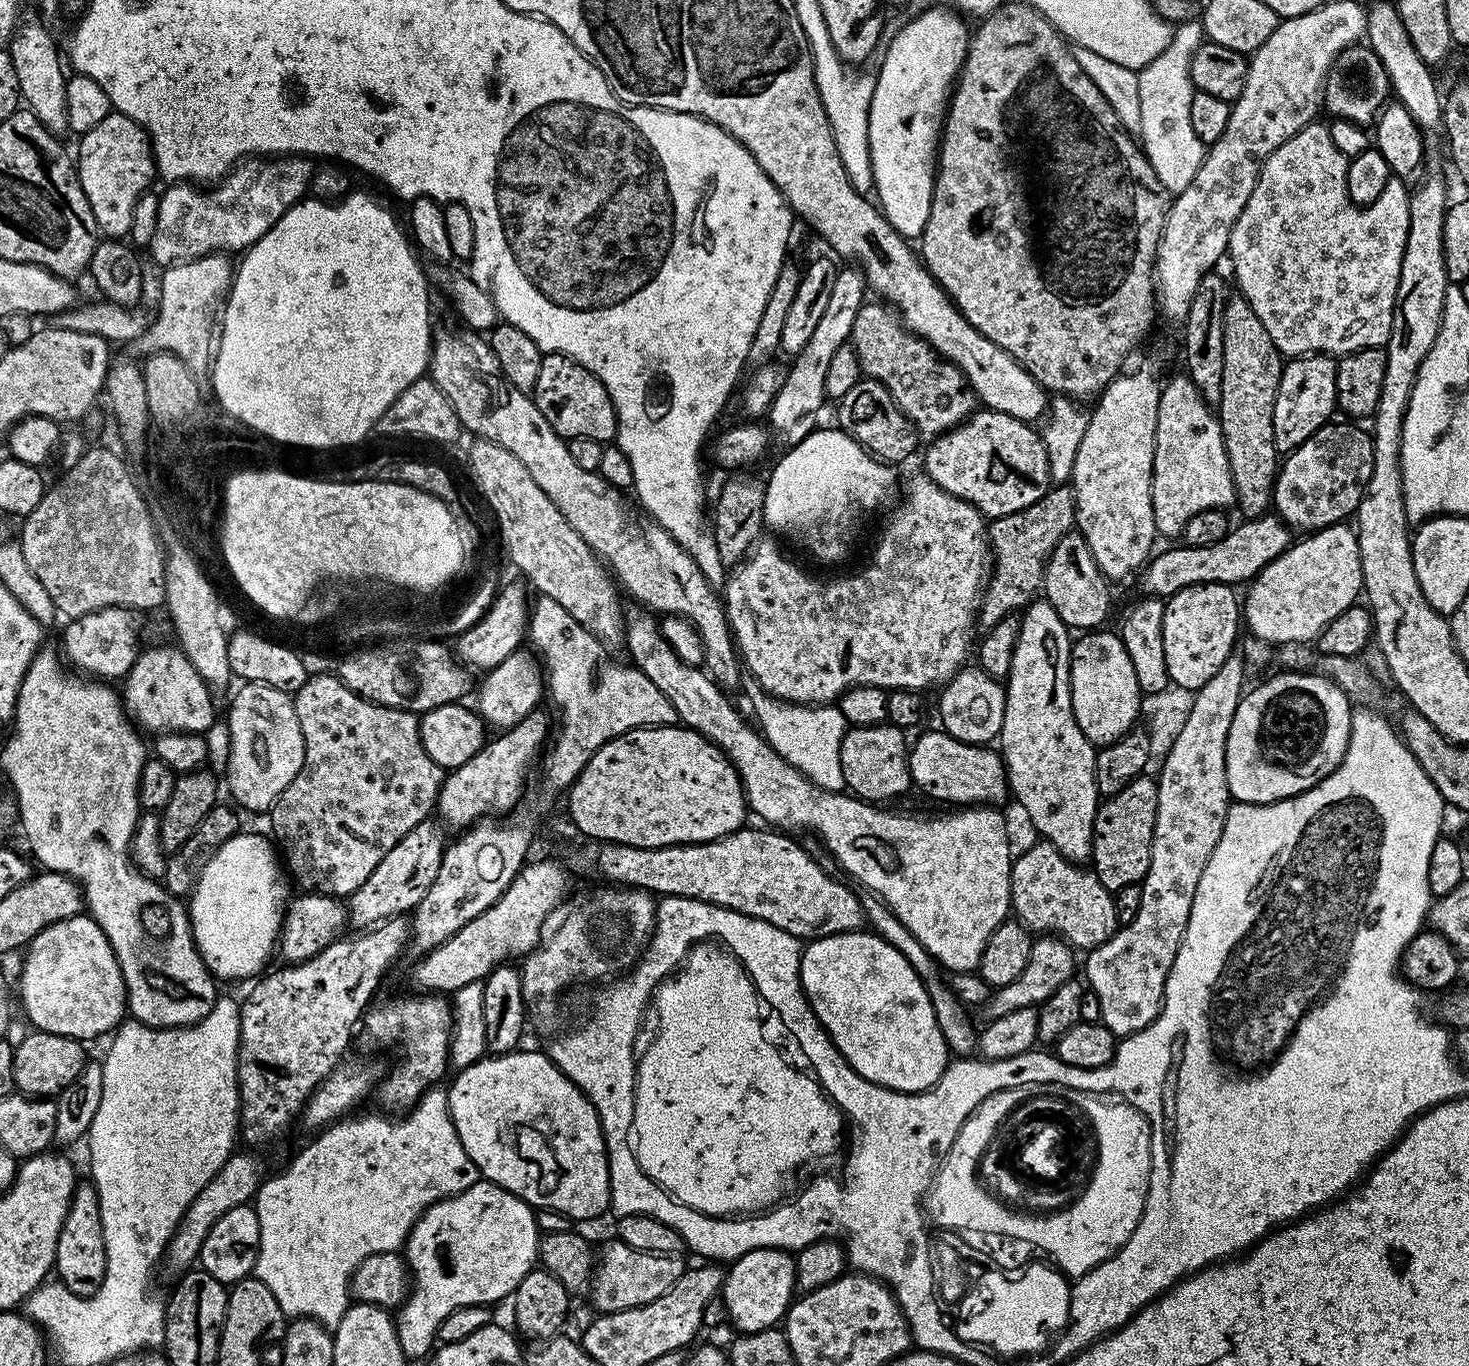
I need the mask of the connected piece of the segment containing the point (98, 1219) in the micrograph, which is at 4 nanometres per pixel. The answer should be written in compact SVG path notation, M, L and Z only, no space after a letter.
M80 1182L72 1195L70 1210L66 1214L66 1222L58 1234L58 1250L56 1251L55 1275L60 1275L59 1283L69 1288L76 1296L90 1296L106 1274L106 1242L102 1234L102 1214L96 1186L91 1182Z

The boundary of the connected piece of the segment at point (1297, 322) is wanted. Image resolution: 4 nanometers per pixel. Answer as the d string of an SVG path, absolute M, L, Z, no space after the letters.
M1320 122L1305 126L1294 138L1282 142L1278 150L1274 150L1265 158L1260 168L1260 177L1256 180L1254 194L1250 194L1250 202L1242 210L1240 217L1234 222L1232 233L1228 239L1227 255L1232 256L1232 268L1236 271L1236 284L1239 295L1248 301L1248 305L1262 318L1262 326L1266 326L1266 334L1274 342L1281 354L1288 358L1299 358L1309 354L1327 354L1339 358L1350 352L1363 348L1384 348L1390 338L1392 319L1396 309L1396 291L1402 270L1402 254L1406 250L1406 234L1410 230L1410 206L1408 198L1410 188L1405 181L1393 178L1388 181L1386 190L1380 197L1367 206L1354 206L1346 190L1346 174L1348 173L1349 157L1343 156L1334 146L1334 138L1330 138L1327 127Z

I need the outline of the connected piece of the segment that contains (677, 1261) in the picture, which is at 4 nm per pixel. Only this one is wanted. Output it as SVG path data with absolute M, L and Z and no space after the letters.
M612 1238L601 1252L599 1249L598 1259L594 1264L590 1297L592 1296L593 1306L597 1308L595 1311L600 1314L621 1312L646 1306L646 1302L654 1302L654 1298L662 1298L662 1294L666 1294L666 1290L670 1290L686 1271L682 1257L680 1254L671 1256L634 1250L620 1239Z

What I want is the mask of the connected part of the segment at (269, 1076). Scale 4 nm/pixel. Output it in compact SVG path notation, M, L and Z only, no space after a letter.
M404 916L391 917L375 926L369 927L367 930L356 934L353 940L344 940L338 938L333 944L322 949L320 953L309 960L301 960L299 962L289 963L288 968L280 968L277 972L269 971L267 974L261 975L255 981L256 984L248 992L248 997L243 997L240 1005L240 1049L238 1050L238 1086L240 1087L240 1127L239 1131L248 1140L257 1140L260 1144L268 1144L275 1136L280 1136L292 1124L292 1112L299 1113L308 1097L316 1087L330 1075L331 1072L345 1059L344 1051L348 1048L348 1043L352 1040L352 1031L357 1031L358 1025L361 1023L362 1017L368 1011L373 1003L372 995L376 992L376 987L380 984L380 979L384 976L384 971L403 954L404 948L410 944L410 924Z

